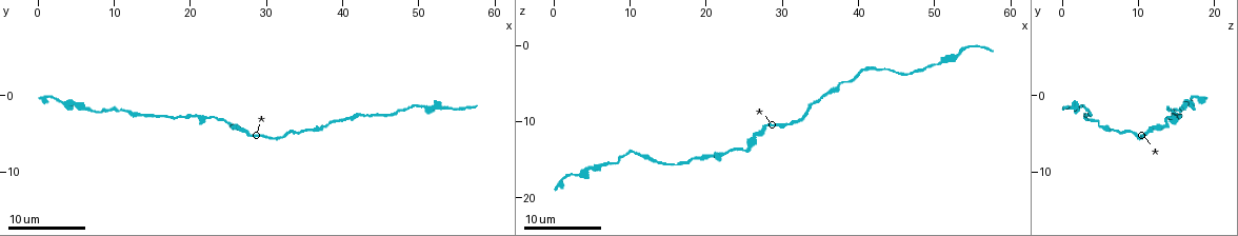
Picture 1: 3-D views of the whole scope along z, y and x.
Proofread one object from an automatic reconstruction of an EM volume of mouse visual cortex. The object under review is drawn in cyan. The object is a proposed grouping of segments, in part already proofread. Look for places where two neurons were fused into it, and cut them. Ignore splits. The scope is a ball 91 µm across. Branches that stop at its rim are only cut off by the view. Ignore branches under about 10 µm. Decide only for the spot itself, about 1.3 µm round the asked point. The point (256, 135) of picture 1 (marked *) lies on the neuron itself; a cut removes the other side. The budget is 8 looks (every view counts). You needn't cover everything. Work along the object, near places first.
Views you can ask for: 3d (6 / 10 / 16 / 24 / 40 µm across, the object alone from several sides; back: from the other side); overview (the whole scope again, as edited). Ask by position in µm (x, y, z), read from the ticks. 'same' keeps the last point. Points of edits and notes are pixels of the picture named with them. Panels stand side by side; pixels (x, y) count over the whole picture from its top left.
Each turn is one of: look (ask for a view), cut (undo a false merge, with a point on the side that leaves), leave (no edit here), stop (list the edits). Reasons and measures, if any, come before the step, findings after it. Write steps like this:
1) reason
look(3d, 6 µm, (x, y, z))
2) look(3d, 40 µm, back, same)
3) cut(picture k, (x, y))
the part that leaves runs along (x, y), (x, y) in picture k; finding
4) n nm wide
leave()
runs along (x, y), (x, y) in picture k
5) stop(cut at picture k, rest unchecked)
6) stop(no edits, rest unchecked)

calibre changes
look(3d, 16 µm, (26.0, 4.0, 13.5))

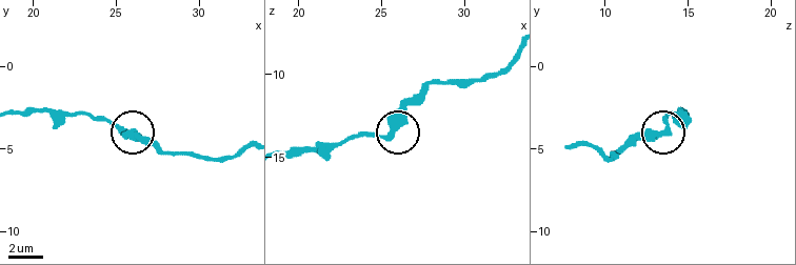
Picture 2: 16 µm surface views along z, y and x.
leave()
runs along (175, 153), (159, 151), (93, 116) in picture 2; continuous, no second neuron

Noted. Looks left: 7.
sudden change in width
look(3d, 16 µm, (19.5, 3.0, 14.5))

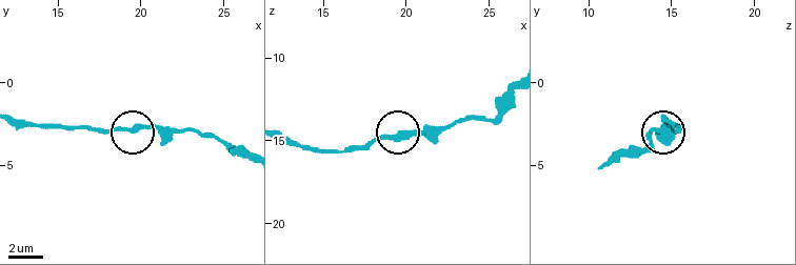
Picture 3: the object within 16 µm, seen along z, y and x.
look(3d, 6 µm, (19.8, 2.8, 14.7))

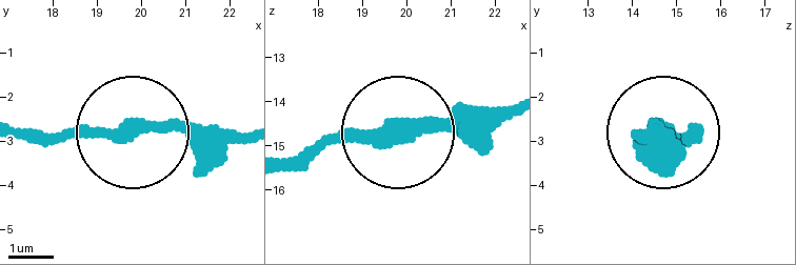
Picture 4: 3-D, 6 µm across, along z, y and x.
leave()
runs along (241, 139), (162, 127), (26, 139) in picture 4; all the same neuron

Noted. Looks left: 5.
thick turns thin
look(3d, 10 µm, (42.0, 2.5, 3.5))

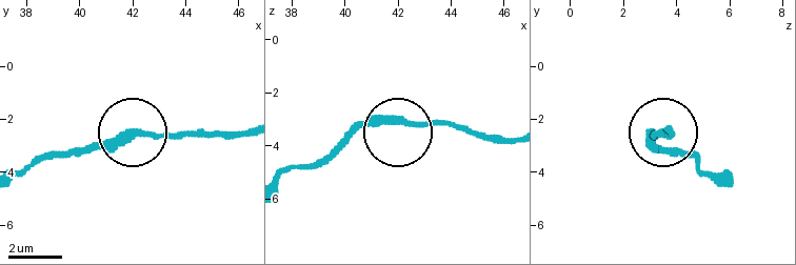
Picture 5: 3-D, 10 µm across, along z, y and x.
closer look
look(3d, 6 µm, (42.1, 2.5, 3.1))

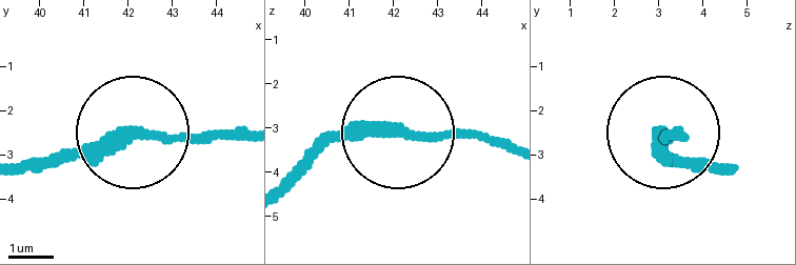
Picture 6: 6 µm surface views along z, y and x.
leave()
runs along (25, 175), (138, 129), (247, 140) in picture 6; one neuron here

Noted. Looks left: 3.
side arm on a straight run
look(3d, 10 µm, (51.0, 1.5, 2.5))

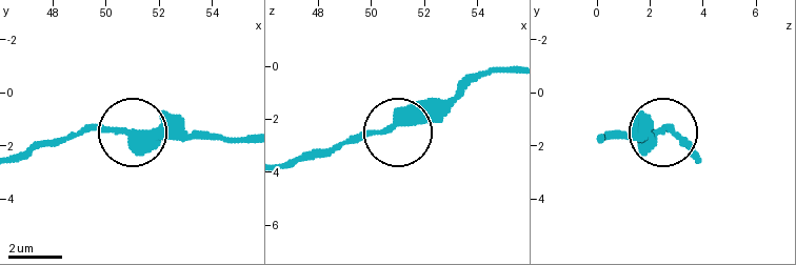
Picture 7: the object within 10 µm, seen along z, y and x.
3 arms
leave()
one neuron here

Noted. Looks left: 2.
stop(no edits, rest unchecked)

